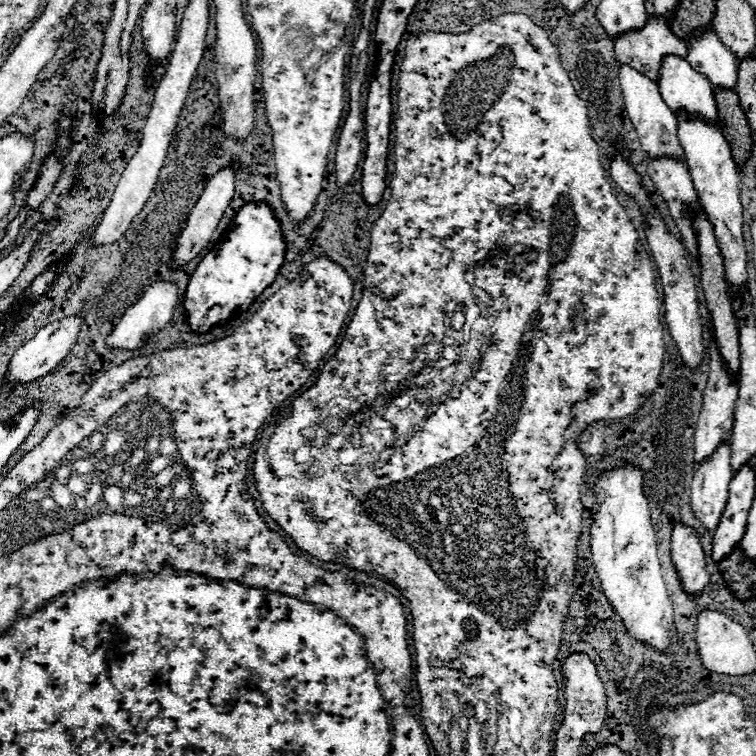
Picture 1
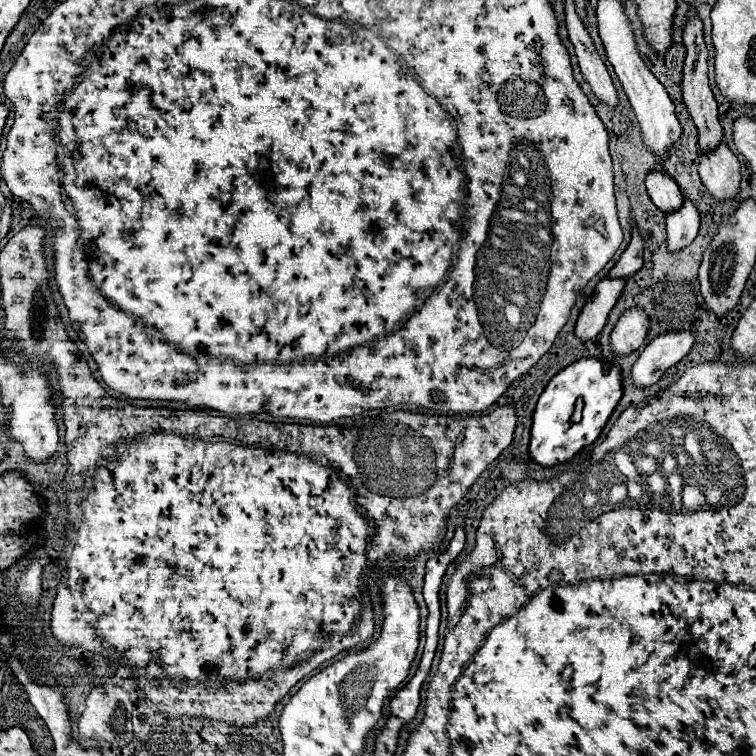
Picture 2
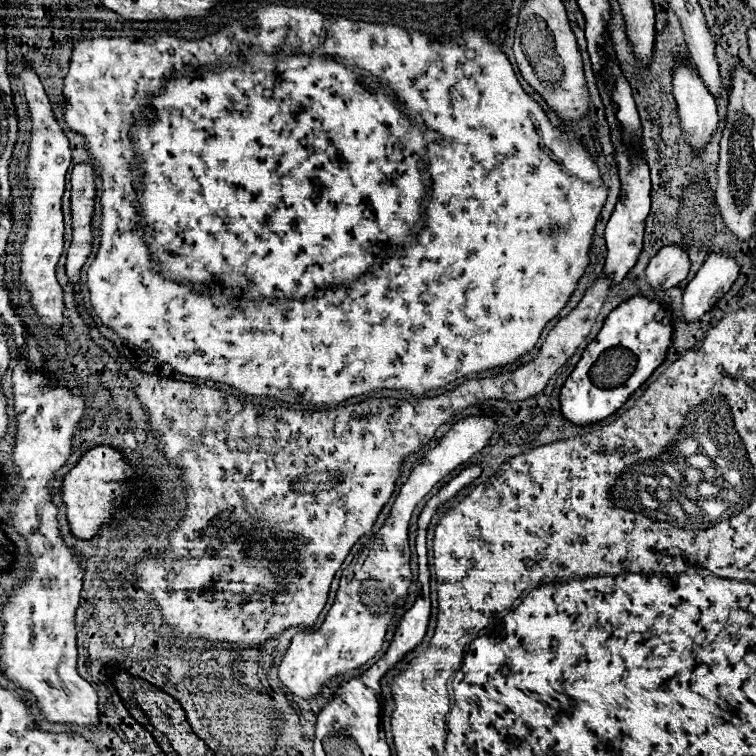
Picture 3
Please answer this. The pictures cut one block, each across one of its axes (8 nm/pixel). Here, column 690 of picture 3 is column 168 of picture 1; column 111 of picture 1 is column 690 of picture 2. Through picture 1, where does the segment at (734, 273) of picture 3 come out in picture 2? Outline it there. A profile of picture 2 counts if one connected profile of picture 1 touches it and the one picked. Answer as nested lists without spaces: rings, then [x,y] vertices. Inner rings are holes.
[[[666,332],[654,338],[632,366],[632,384],[638,388],[656,384],[668,368],[678,364],[690,352],[692,344],[692,332]]]

